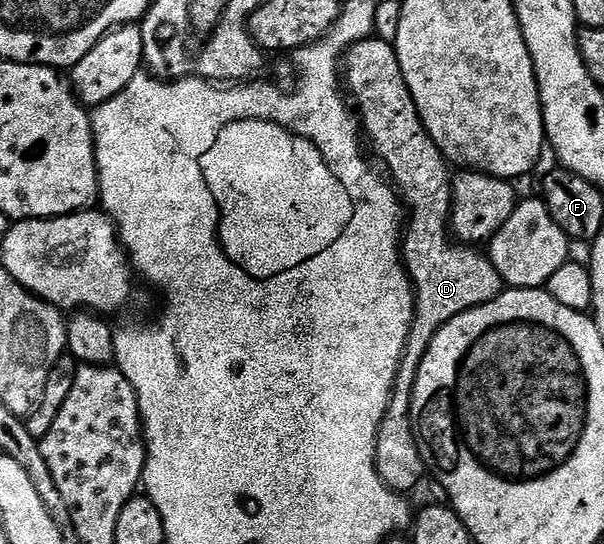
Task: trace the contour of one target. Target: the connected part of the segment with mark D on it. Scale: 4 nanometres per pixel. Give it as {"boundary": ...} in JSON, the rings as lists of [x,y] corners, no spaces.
{"boundary":[[[377,40],[358,41],[349,46],[343,57],[344,68],[345,65],[349,68],[344,70],[343,81],[347,93],[349,89],[348,96],[357,97],[355,109],[368,148],[370,145],[374,155],[389,168],[388,176],[392,184],[402,202],[411,210],[403,229],[401,260],[405,262],[405,269],[413,283],[413,322],[393,384],[389,409],[385,412],[377,436],[378,475],[388,489],[409,495],[417,485],[413,478],[413,465],[422,464],[421,452],[413,438],[411,395],[423,355],[427,355],[427,347],[431,347],[433,336],[444,325],[451,323],[451,319],[500,297],[503,282],[499,271],[495,271],[480,248],[458,243],[451,236],[453,177],[445,170],[447,158],[423,127],[423,119],[417,113],[415,99],[411,99],[407,79],[403,79],[403,67],[399,67],[396,48],[390,42],[388,45],[385,41]]]}

